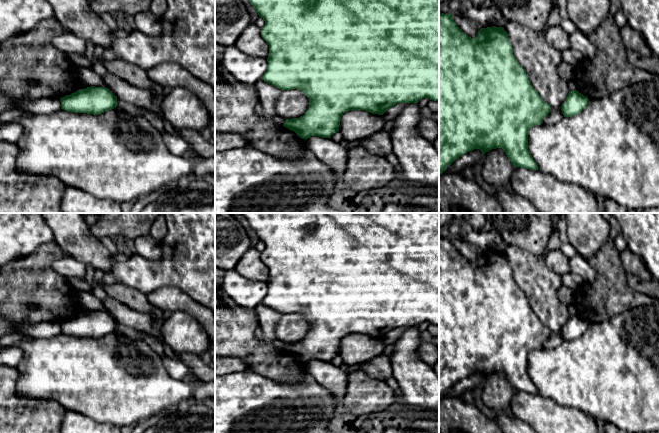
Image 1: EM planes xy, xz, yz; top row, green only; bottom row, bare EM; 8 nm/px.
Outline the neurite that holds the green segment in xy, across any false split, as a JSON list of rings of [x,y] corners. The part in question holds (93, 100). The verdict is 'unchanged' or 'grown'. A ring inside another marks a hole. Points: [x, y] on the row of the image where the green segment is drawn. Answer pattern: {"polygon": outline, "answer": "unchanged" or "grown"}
{"polygon": [[[87,87],[60,98],[61,109],[98,115],[116,108],[117,96],[106,87]]], "answer": "unchanged"}

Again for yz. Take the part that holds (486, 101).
{"polygon": [[[439,11],[439,175],[460,156],[474,149],[479,149],[483,156],[489,150],[502,148],[515,167],[538,170],[537,164],[528,150],[528,132],[530,128],[542,124],[550,112],[550,105],[540,97],[532,86],[528,74],[513,55],[511,41],[503,27],[481,28],[477,36],[471,38],[457,26],[452,14],[444,14]]], "answer": "unchanged"}

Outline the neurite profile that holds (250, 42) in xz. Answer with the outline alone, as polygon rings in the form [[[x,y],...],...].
[[[254,23],[239,35],[234,46],[248,56],[264,59],[269,56],[269,45],[261,36],[261,28]]]

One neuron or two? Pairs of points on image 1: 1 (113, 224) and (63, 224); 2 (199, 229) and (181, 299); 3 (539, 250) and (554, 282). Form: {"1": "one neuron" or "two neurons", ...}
{"1": "two neurons", "2": "two neurons", "3": "two neurons"}

